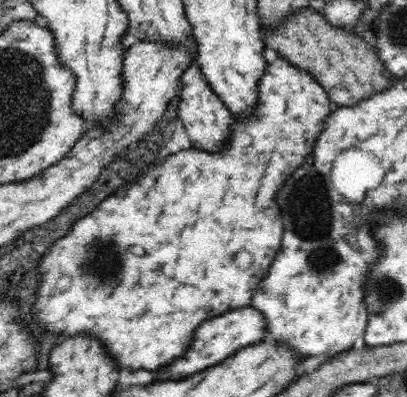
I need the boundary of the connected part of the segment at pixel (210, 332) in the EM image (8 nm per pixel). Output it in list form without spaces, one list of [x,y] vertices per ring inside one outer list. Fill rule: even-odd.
[[[251,305],[225,312],[224,316],[215,316],[210,320],[204,320],[204,324],[200,324],[198,330],[194,332],[194,340],[192,346],[188,348],[188,354],[182,356],[172,362],[170,366],[166,366],[168,370],[160,370],[154,374],[154,381],[167,381],[185,379],[186,376],[192,376],[196,372],[202,372],[205,368],[220,364],[220,361],[227,359],[240,350],[248,346],[259,344],[264,338],[264,332],[267,330],[267,324],[264,320],[262,312],[257,311]]]

